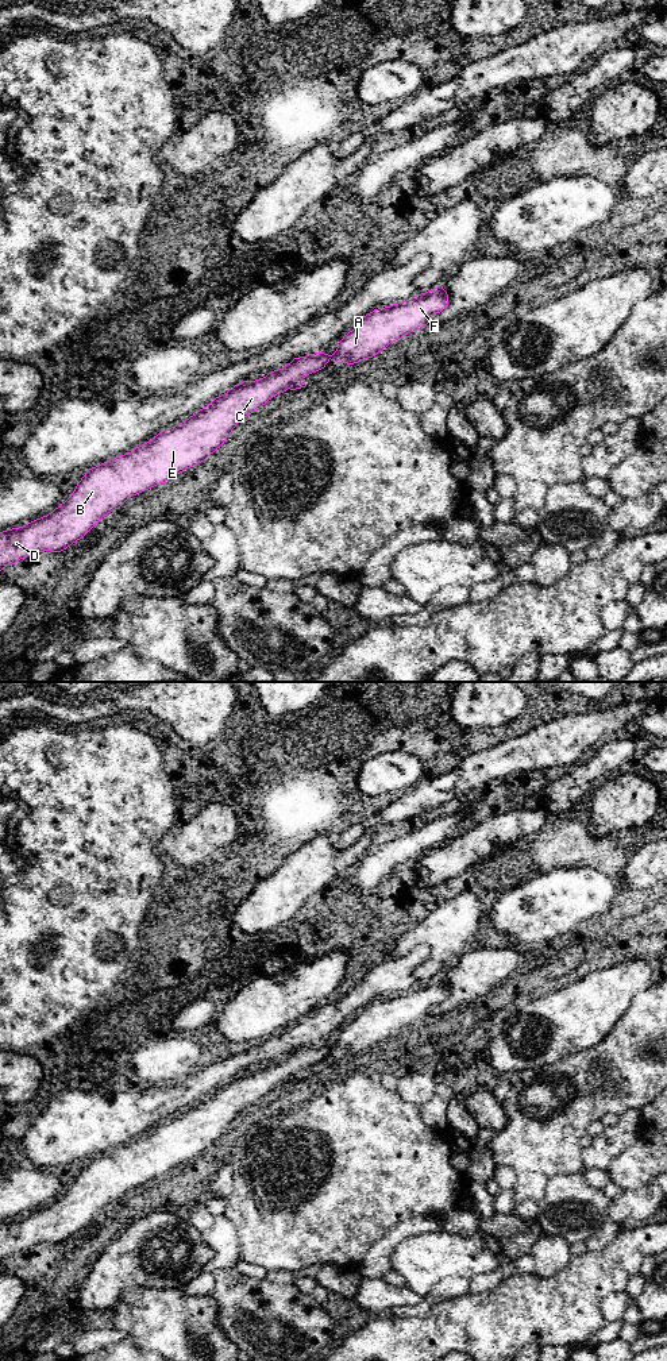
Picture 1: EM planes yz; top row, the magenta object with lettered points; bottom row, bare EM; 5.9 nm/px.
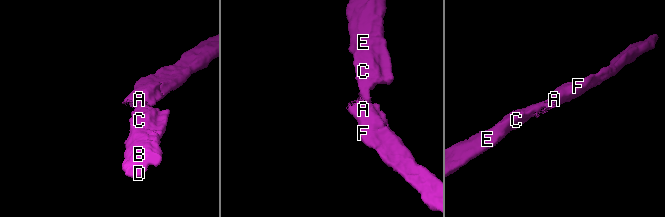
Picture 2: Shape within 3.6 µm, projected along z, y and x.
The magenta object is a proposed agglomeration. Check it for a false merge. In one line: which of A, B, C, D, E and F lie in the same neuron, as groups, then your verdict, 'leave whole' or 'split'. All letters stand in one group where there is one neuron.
groups A F / B C D E; split

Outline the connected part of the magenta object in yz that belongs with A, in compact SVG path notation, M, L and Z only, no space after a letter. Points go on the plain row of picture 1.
M440 976L410 991L374 1000L343 1028L331 1052L354 1056L373 1049L390 1034L427 1017L447 996L448 986Z

